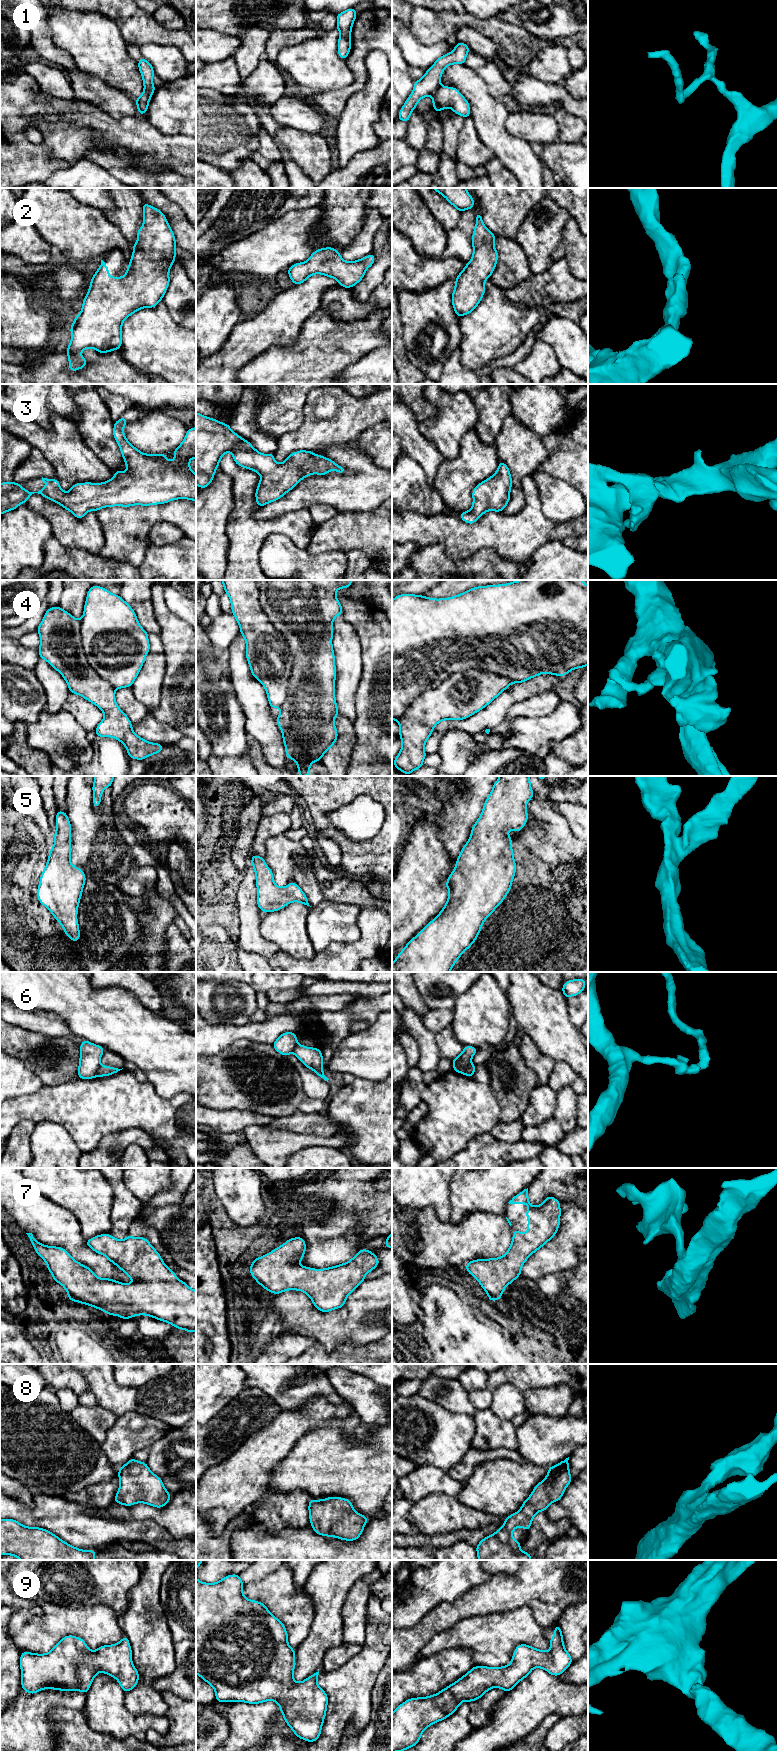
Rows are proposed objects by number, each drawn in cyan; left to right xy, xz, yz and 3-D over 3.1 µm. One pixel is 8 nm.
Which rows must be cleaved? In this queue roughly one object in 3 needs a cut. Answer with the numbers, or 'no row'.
1, 4, 6

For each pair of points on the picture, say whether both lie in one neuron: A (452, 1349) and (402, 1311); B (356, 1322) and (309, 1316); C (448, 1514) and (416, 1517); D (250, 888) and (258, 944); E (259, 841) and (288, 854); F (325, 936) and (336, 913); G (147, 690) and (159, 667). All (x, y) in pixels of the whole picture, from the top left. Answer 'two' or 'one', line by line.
A: two
B: one
C: one
D: one
E: two
F: one
G: one

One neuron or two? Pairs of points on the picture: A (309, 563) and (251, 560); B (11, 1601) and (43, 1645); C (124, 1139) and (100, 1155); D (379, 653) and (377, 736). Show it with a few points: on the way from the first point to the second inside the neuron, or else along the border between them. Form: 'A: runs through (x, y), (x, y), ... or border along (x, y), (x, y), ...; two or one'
A: border along (266, 538), (259, 554), (259, 566), (261, 569); two
B: border along (14, 1610), (27, 1609), (34, 1614), (40, 1615); two
C: runs through (118, 1142), (114, 1145), (109, 1145), (105, 1149); one
D: runs through (381, 674), (381, 715); one

